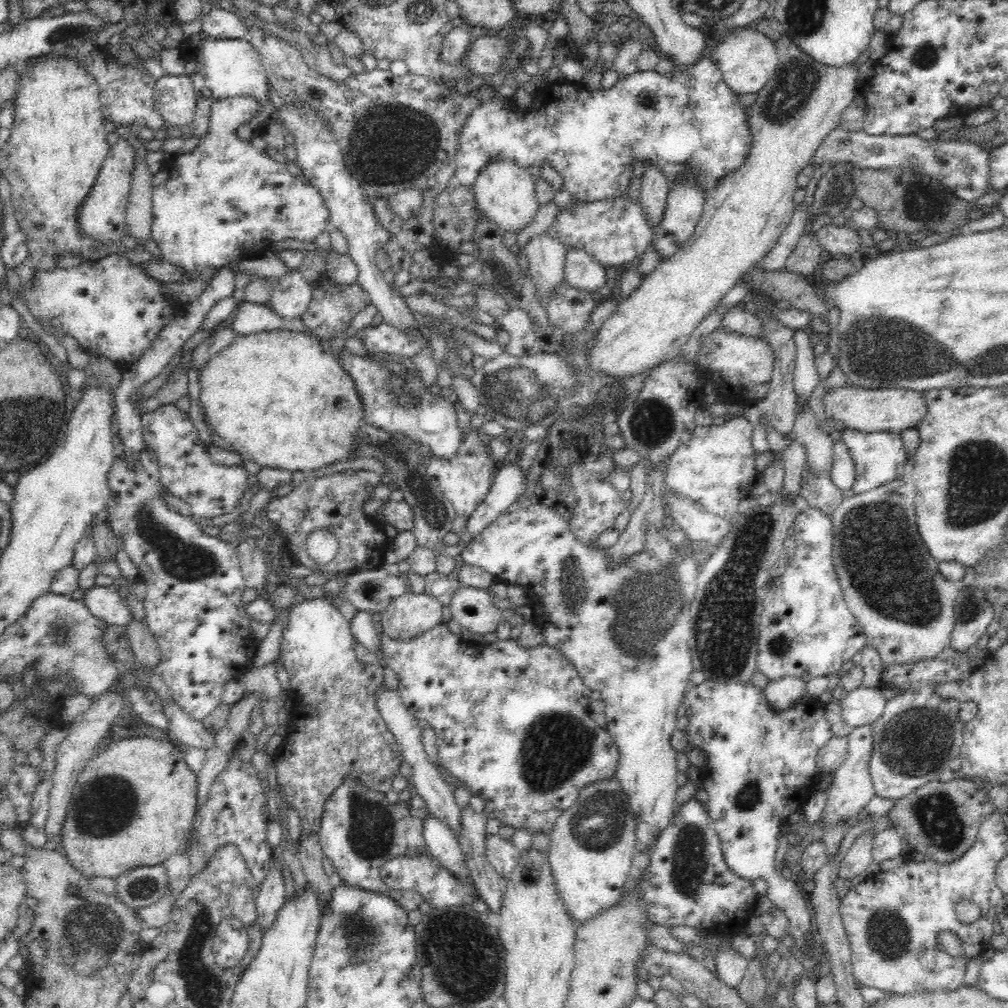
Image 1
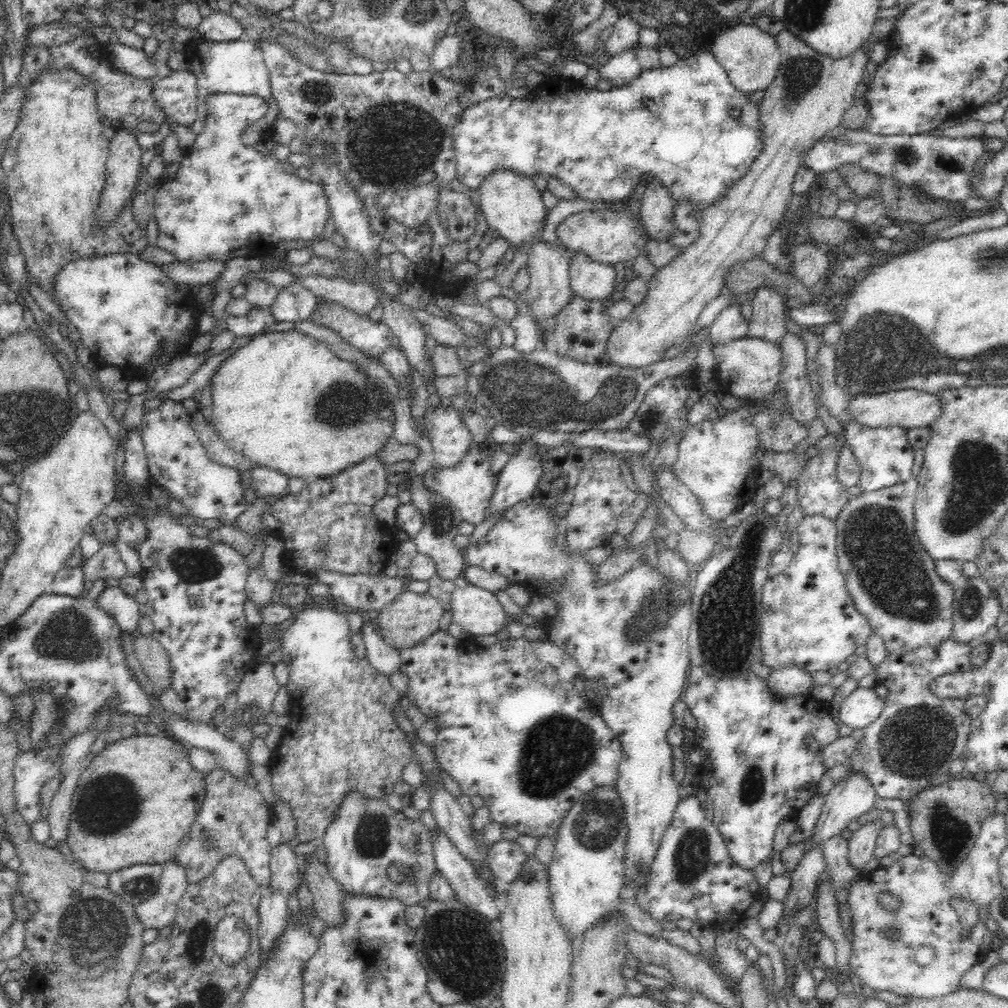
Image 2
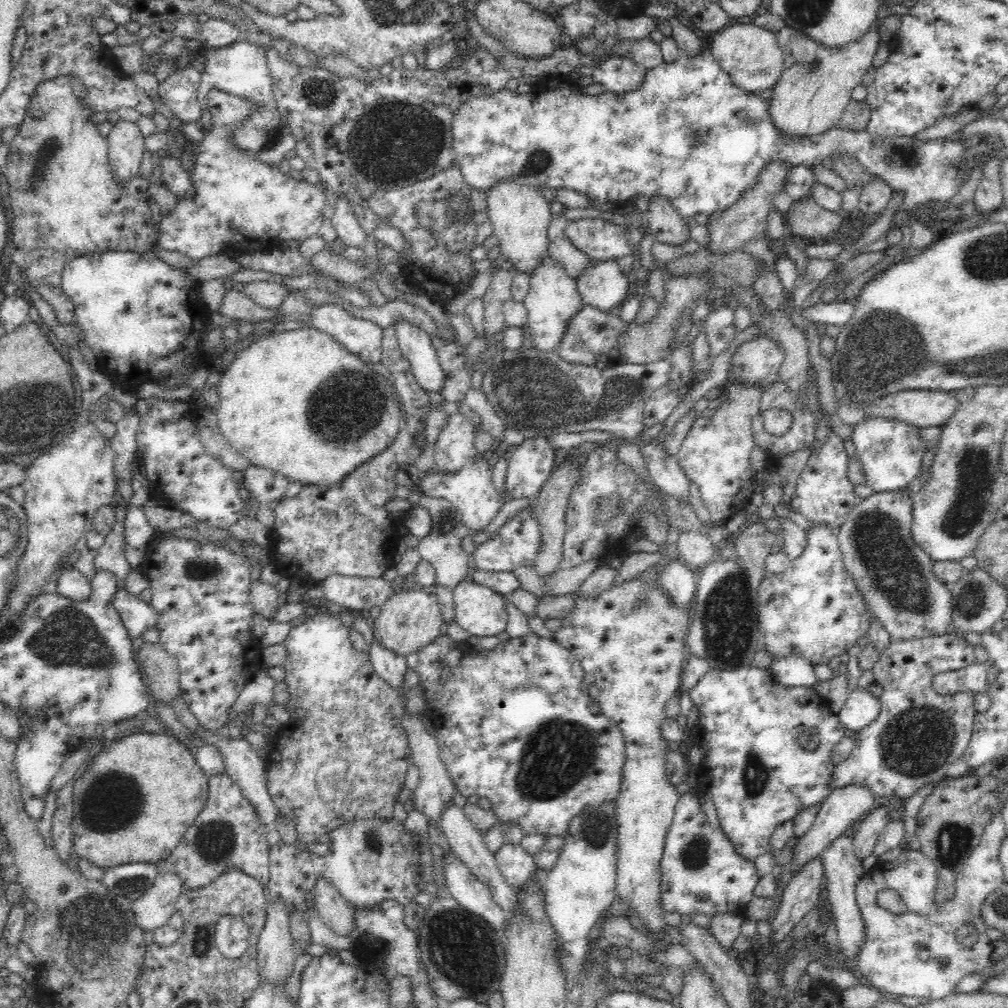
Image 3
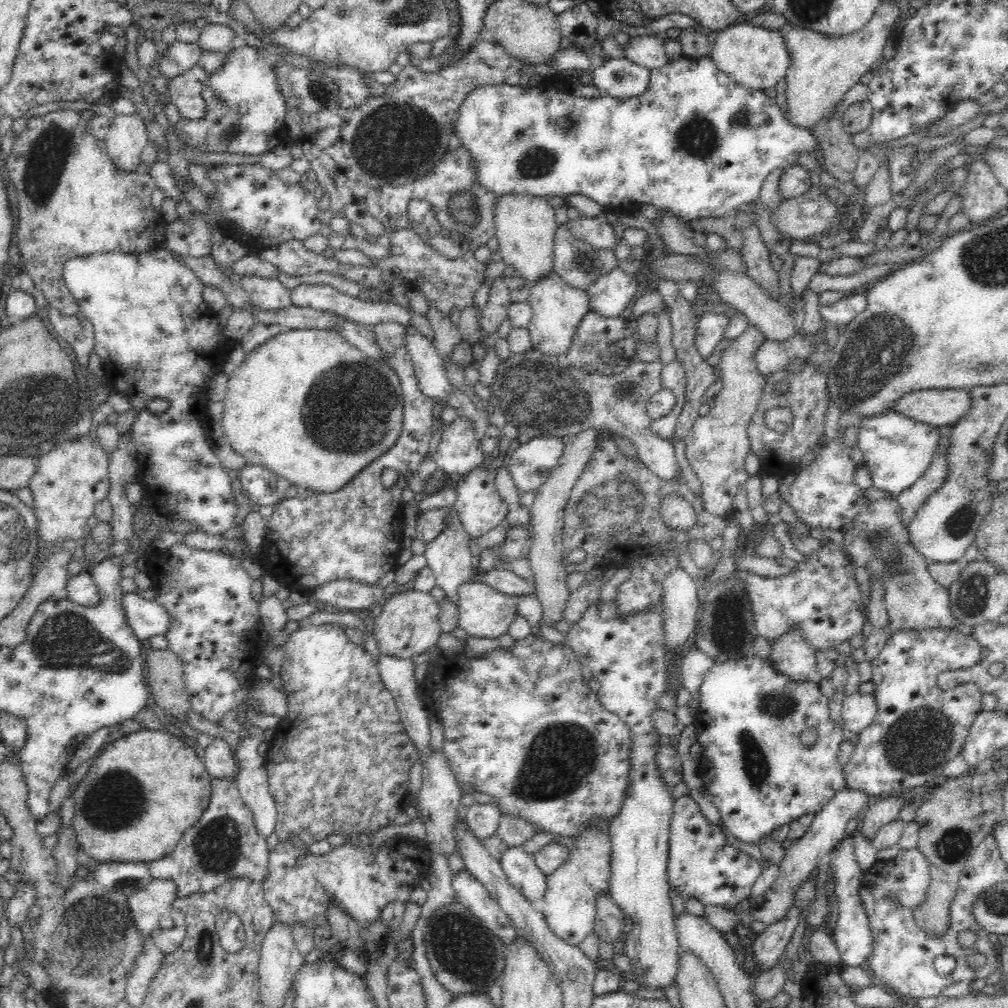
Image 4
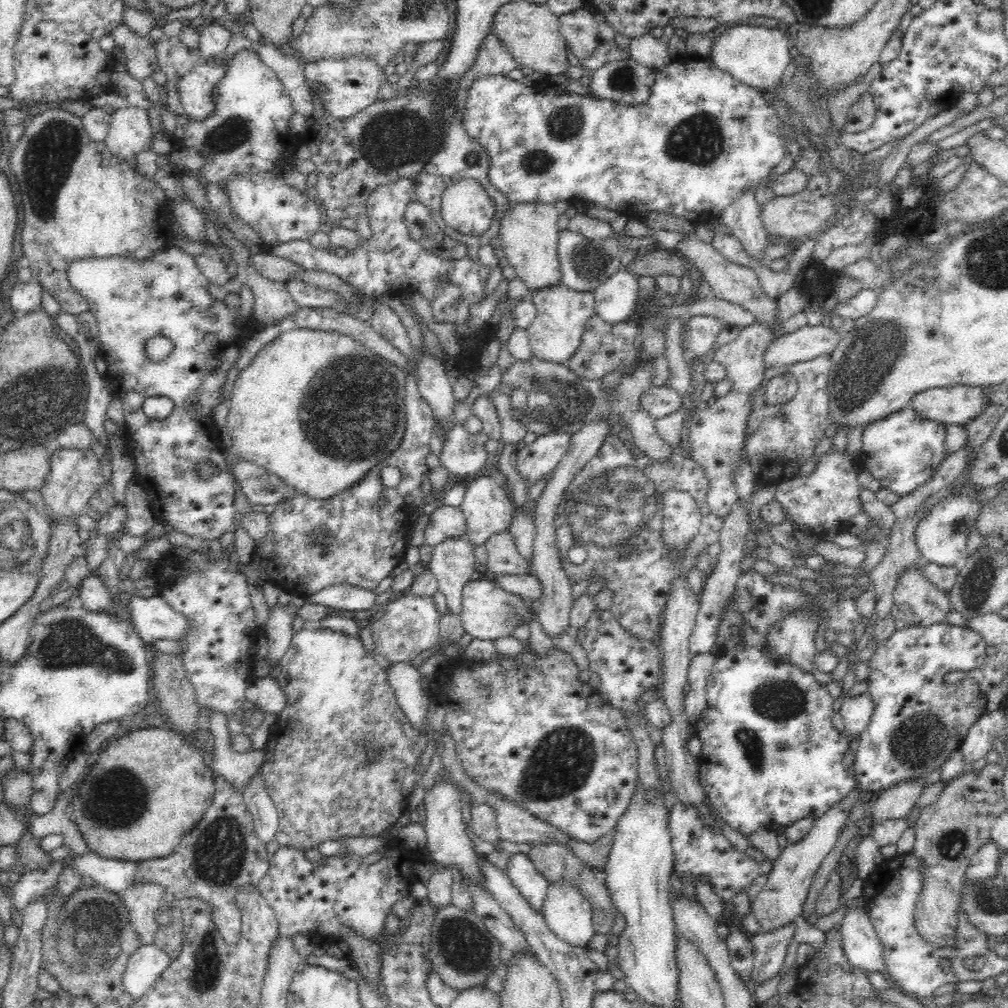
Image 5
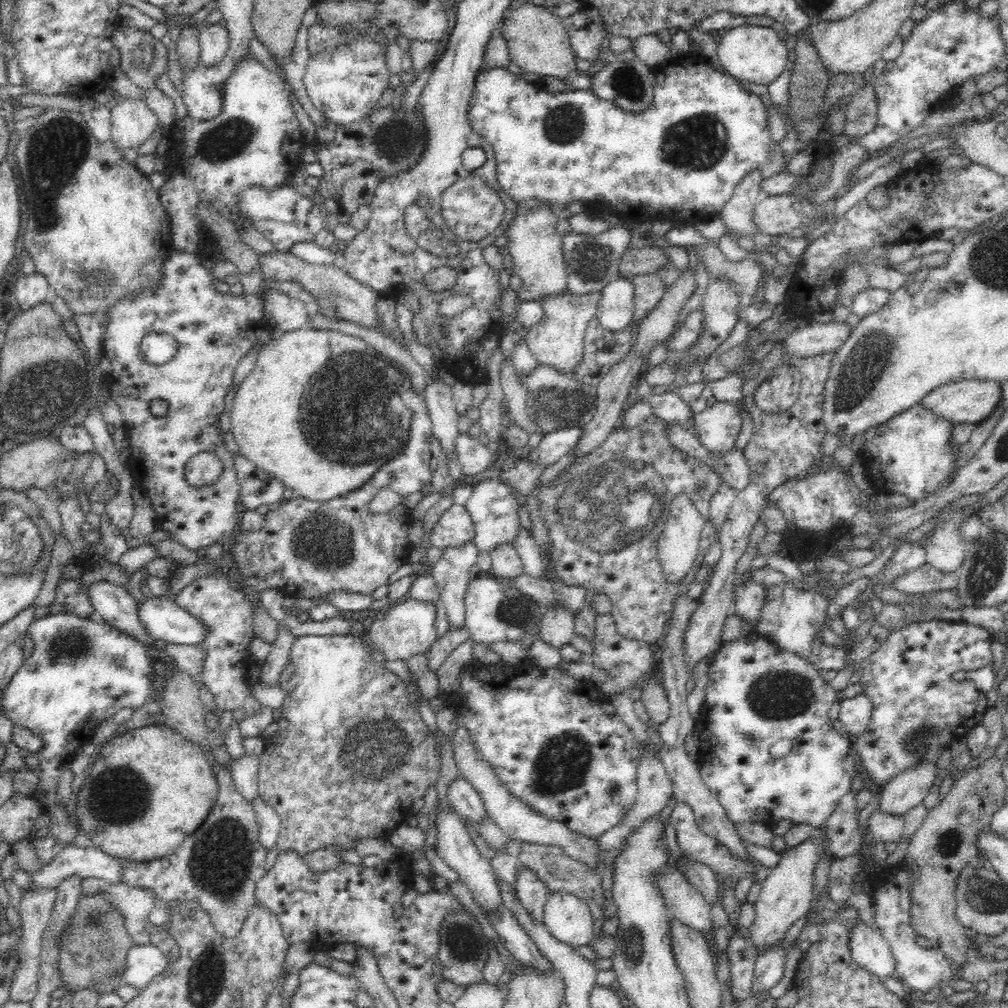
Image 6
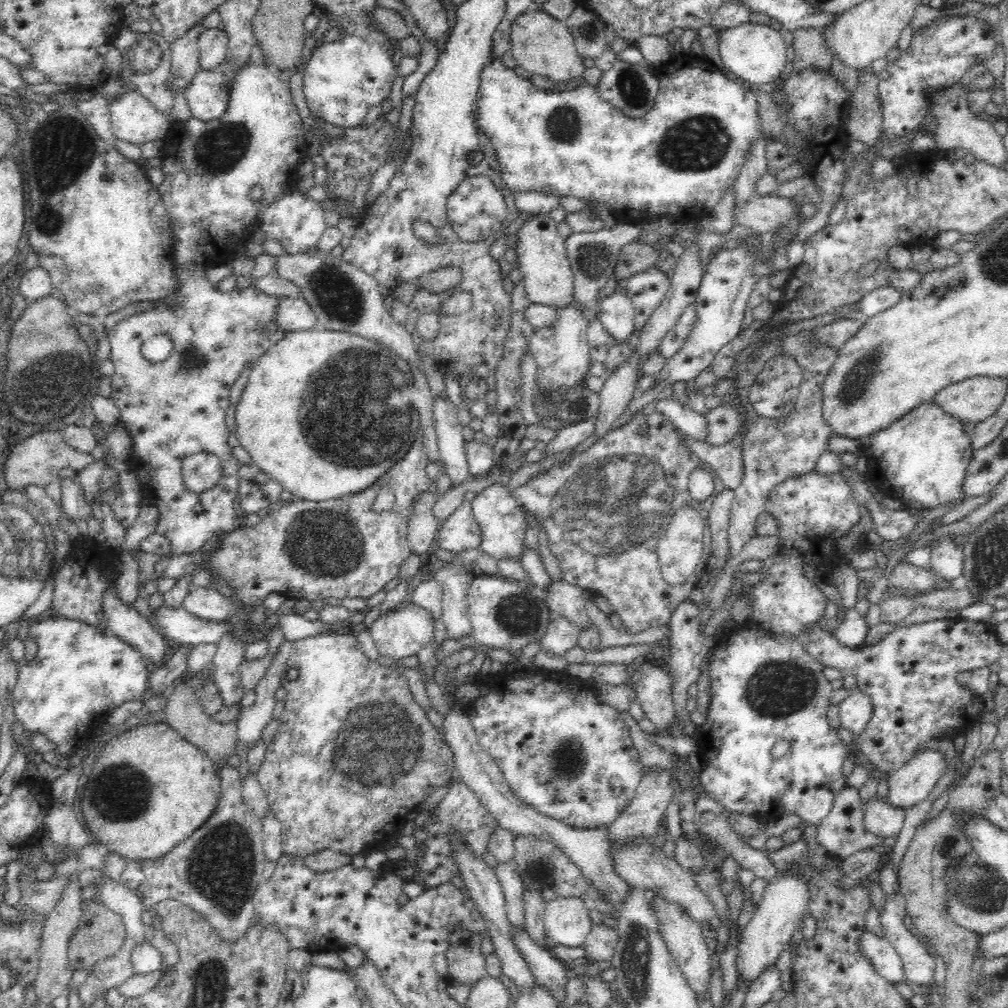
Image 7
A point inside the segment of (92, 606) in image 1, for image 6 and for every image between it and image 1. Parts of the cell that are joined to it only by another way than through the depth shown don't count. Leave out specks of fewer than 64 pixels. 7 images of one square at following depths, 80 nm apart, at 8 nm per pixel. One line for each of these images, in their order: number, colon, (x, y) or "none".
2: (122, 607)
3: (136, 615)
4: (145, 617)
5: (152, 618)
6: (163, 620)

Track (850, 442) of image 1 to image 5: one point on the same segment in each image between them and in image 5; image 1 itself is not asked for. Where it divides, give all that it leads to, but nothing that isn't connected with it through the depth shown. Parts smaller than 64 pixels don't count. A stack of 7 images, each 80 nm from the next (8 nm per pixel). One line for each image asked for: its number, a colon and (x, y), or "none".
2: (884, 458)
3: (891, 453)
4: (896, 450)
5: (902, 451)

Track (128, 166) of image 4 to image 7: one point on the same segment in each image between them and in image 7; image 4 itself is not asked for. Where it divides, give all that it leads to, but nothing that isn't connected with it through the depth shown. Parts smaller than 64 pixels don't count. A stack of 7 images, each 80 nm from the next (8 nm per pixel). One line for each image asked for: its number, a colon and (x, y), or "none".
5: (129, 132)
6: (132, 121)
7: (134, 120)

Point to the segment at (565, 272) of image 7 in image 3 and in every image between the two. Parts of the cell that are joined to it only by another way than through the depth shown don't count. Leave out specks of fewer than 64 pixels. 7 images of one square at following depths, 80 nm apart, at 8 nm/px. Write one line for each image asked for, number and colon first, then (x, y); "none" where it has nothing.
3: (520, 214)
4: (524, 225)
5: (528, 234)
6: (535, 245)

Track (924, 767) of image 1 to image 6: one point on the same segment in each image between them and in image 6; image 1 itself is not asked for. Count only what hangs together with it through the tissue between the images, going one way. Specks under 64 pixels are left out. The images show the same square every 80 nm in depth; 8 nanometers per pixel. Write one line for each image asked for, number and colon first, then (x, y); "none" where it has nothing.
2: (916, 736)
3: (894, 756)
4: (919, 729)
5: (918, 721)
6: (918, 710)

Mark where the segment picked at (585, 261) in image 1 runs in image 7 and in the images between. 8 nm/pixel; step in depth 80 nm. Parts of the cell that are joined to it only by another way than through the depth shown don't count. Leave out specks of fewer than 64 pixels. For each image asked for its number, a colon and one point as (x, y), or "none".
2: (589, 279)
3: (602, 285)
4: (609, 295)
5: (614, 301)
6: (615, 308)
7: (616, 312)

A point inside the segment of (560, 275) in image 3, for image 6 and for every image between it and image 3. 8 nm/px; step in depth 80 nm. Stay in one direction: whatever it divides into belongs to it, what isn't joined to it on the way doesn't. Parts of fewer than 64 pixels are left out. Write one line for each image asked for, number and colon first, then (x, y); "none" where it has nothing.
4: (557, 307)
5: (554, 333)
6: (557, 339)

